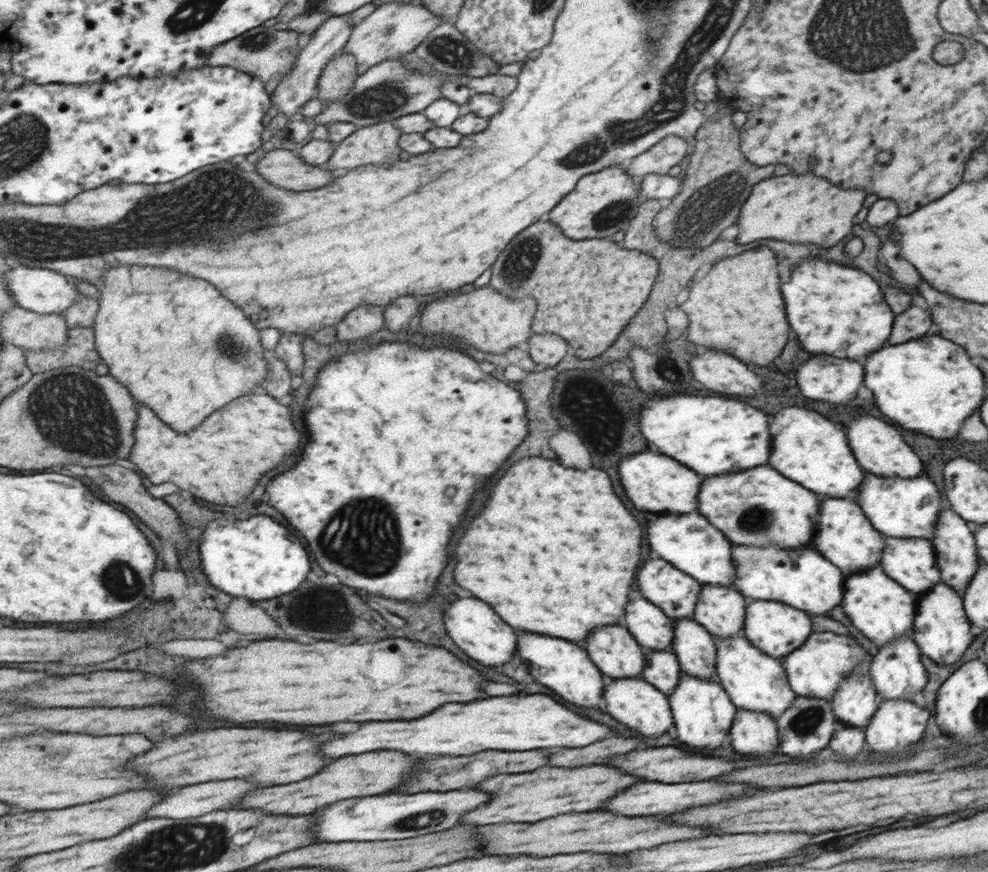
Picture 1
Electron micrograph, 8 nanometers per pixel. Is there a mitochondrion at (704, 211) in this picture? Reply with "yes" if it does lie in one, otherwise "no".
yes

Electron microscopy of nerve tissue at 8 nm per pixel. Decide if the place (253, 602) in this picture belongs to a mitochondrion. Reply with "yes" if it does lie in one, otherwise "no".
no

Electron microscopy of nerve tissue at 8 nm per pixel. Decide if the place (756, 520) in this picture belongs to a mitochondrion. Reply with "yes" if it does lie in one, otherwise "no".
yes

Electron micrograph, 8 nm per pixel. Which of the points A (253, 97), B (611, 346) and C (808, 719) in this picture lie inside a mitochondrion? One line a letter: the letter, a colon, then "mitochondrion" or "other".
A: other
B: other
C: mitochondrion

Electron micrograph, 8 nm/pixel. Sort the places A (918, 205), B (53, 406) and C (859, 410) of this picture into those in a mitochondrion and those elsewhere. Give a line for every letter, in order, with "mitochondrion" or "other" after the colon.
A: other
B: mitochondrion
C: other

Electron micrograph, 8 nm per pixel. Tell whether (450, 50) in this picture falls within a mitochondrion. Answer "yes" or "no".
yes

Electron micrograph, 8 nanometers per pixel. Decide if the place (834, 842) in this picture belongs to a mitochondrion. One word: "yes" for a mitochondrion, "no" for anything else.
no

